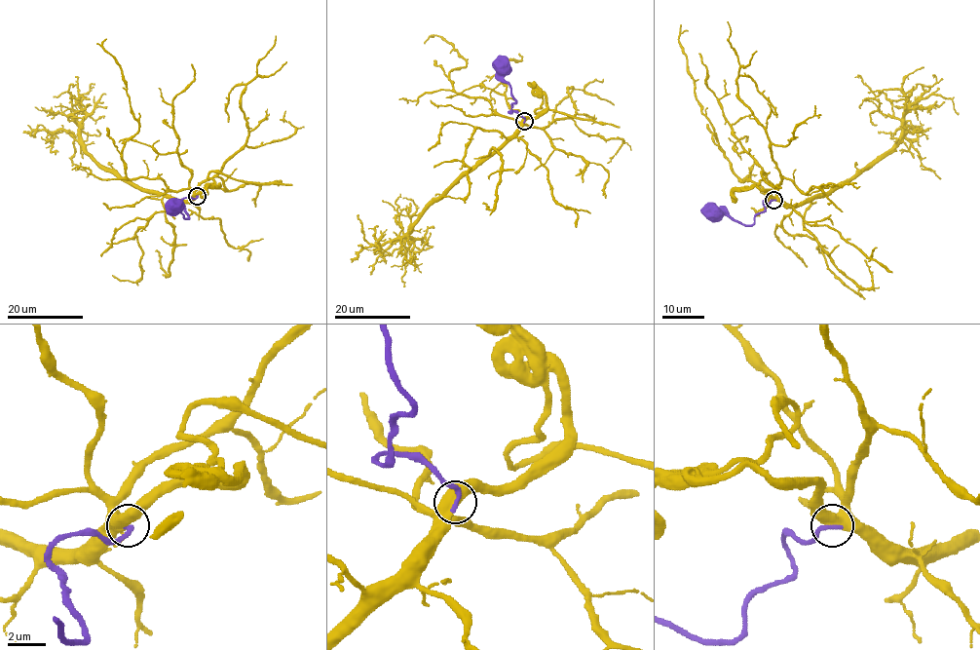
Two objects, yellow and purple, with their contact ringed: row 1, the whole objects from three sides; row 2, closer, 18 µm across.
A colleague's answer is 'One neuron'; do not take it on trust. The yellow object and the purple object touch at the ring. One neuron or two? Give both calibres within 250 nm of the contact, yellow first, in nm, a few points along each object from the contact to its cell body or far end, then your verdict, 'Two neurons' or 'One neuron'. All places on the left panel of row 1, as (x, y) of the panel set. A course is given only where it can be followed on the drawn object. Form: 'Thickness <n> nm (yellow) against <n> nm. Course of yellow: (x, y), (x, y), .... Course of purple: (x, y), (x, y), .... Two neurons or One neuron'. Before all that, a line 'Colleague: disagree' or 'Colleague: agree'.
Colleague: agree
Thickness 550 nm (yellow) against 280 nm. Course of yellow: (197, 195), (174, 200), (131, 186), (85, 150), (81, 137), (81, 121), (85, 115), (78, 101), (78, 119). Course of purple: (197, 195), (182, 200), (188, 218), (172, 206). One neuron

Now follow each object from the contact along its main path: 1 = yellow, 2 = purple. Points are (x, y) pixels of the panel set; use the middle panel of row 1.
1: (524, 121), (511, 136), (458, 177), (412, 226), (408, 235), (412, 240), (403, 260), (405, 286)
2: (524, 121), (517, 112), (509, 113), (515, 100), (500, 67)

